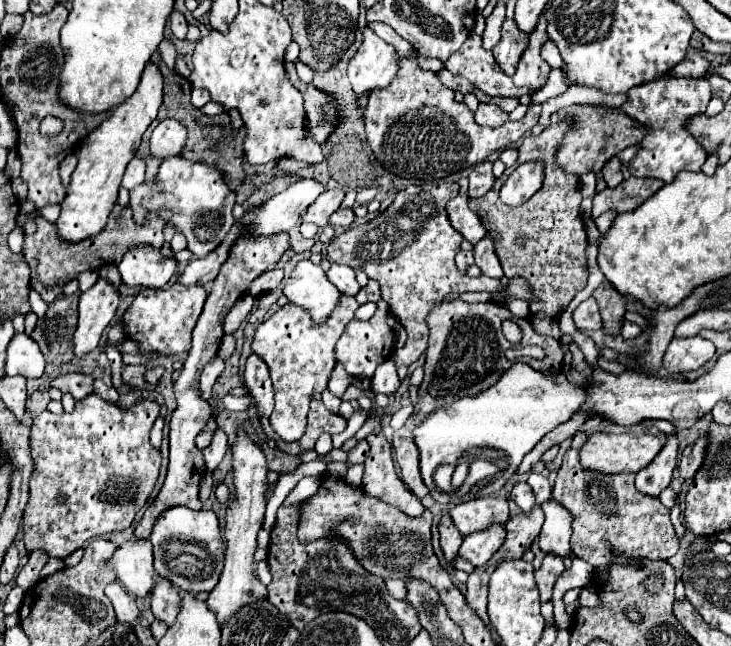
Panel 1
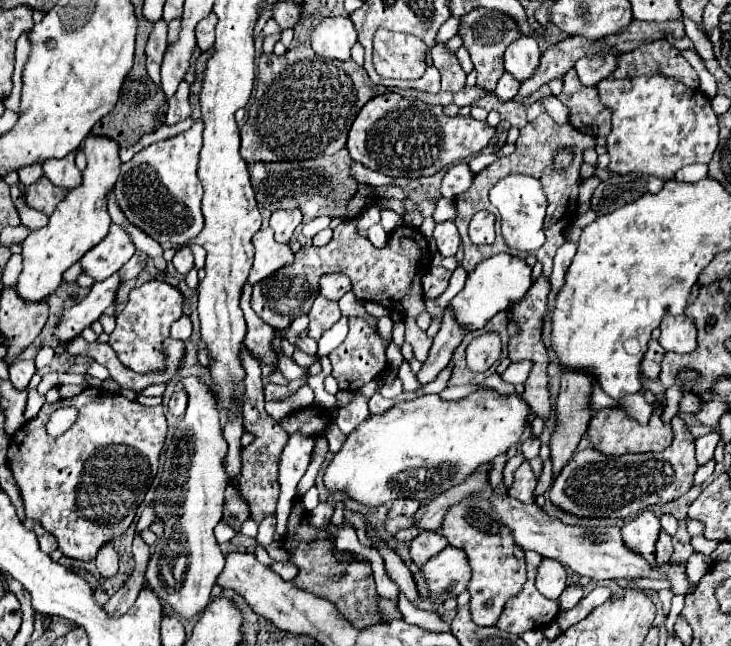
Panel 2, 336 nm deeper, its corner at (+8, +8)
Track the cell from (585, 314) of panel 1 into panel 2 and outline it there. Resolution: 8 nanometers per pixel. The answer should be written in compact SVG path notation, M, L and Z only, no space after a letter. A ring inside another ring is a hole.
M565 242L565 244L557 250L557 254L555 254L555 258L553 258L553 272L551 272L551 276L549 276L549 282L551 282L551 290L553 290L553 292L559 292L559 290L561 290L565 272L567 272L567 268L569 268L573 256L575 256L575 250L577 250L577 244L575 244L575 242Z

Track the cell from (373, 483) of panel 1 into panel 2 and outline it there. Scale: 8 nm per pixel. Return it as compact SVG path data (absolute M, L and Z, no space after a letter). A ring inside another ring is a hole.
M381 546L379 552L381 552L381 556L385 558L385 570L387 570L389 578L399 586L399 590L405 592L405 596L407 596L409 600L415 600L415 598L417 598L415 580L413 580L409 568L405 566L405 562L399 558L399 554L393 552L393 550L389 550L389 548L385 548L385 546Z

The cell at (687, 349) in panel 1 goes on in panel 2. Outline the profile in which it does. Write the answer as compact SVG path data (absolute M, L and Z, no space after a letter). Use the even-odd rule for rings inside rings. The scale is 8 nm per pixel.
M681 314L681 316L665 316L661 320L661 338L659 344L667 352L677 352L677 354L687 354L697 348L697 330L695 322Z

